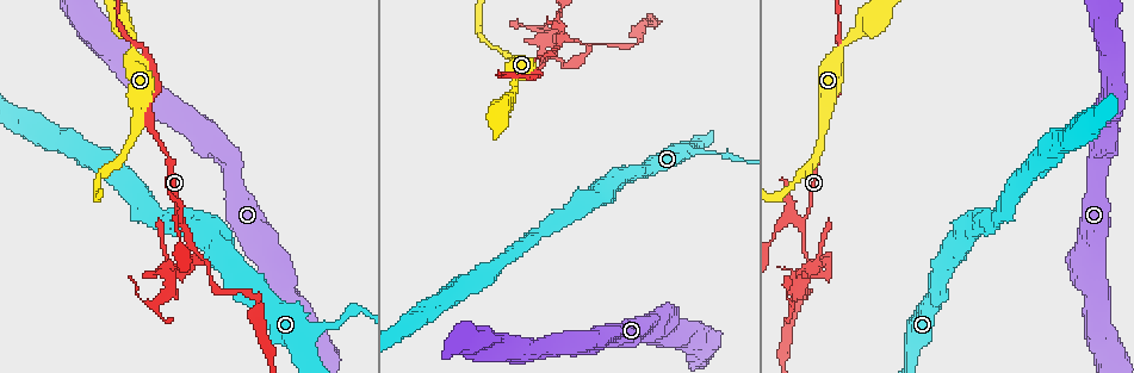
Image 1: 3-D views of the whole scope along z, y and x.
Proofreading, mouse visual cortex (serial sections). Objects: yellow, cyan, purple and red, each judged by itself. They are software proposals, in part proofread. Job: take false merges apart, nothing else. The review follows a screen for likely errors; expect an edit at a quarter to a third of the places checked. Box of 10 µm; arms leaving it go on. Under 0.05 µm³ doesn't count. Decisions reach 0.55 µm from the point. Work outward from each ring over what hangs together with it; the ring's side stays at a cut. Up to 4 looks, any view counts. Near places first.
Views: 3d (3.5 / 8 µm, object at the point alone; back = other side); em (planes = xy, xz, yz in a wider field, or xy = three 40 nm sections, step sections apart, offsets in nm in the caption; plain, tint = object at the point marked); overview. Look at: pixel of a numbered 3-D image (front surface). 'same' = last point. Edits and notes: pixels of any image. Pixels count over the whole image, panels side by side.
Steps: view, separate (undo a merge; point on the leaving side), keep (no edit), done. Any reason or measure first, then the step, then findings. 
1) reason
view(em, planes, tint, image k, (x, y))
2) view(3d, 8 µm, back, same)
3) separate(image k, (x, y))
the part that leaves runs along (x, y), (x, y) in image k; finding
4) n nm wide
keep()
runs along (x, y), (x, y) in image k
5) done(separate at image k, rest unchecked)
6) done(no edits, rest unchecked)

three arms meet
view(3d, 3.5 µm, image 1, (802, 220))

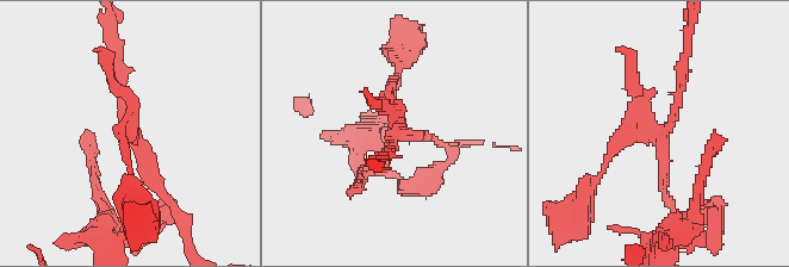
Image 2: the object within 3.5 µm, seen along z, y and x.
shape alone is not enough
view(em, xy, step 2, tint, image 2, (662, 135))

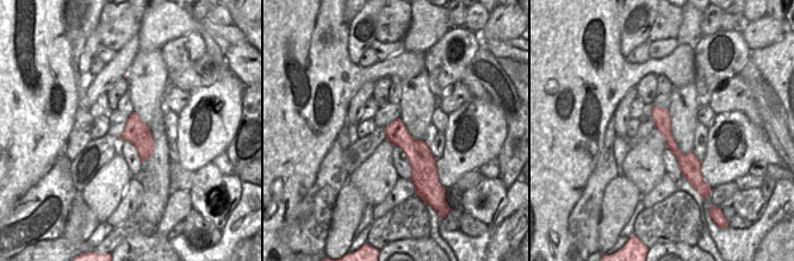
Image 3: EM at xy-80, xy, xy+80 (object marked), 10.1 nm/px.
220 nm wide
keep()
runs along (118, 64), (129, 138), (169, 200) in image 2; all the same cell

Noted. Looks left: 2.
abrupt turn
view(3d, 3.5 µm, image 1, (627, 47))

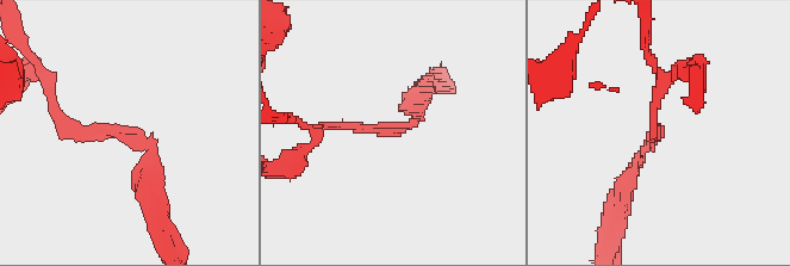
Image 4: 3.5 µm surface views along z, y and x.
shape alone is not enough
view(em, xy, step 2, tint, image 4, (658, 130))

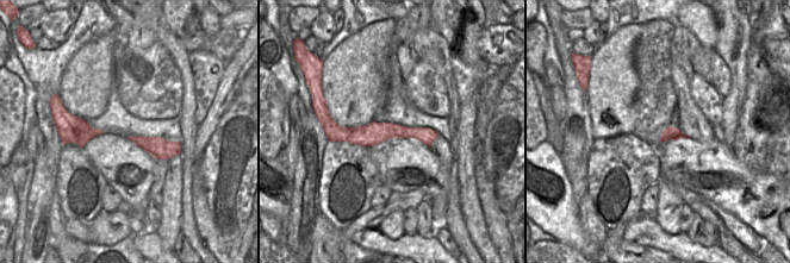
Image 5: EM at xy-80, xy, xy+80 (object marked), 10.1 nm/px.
arms of 150, 200 nm
keep()
runs along (322, 127), (399, 132), (417, 96) in image 4; one cell here

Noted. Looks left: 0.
done(no edits, rest unchecked)

